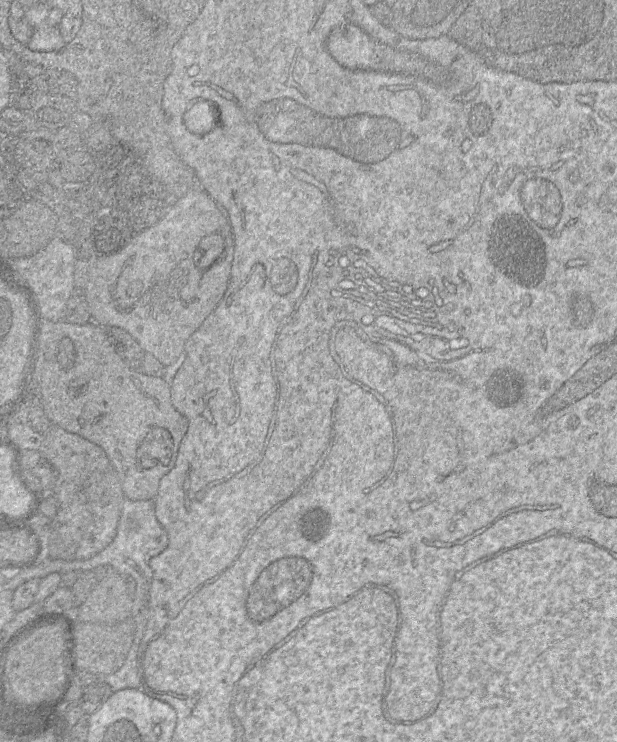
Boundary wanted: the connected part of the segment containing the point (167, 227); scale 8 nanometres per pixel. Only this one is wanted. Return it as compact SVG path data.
M195 187L185 196L170 202L170 209L163 219L154 226L135 233L129 244L119 253L96 257L89 263L89 277L84 289L92 321L102 327L119 327L127 331L146 353L152 354L165 367L173 364L183 353L188 338L201 326L221 301L229 282L234 254L234 238L228 217L223 209L200 187Z

